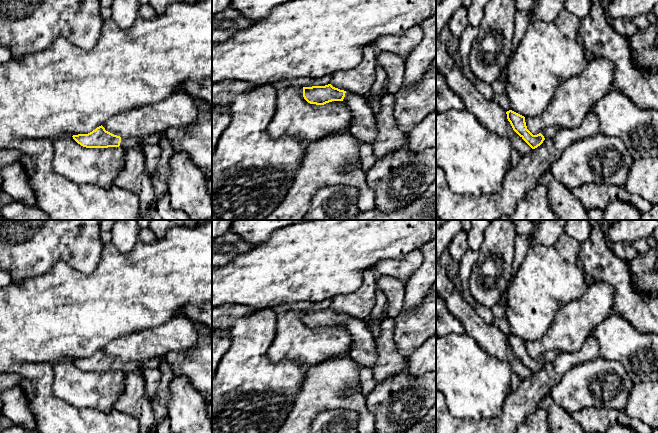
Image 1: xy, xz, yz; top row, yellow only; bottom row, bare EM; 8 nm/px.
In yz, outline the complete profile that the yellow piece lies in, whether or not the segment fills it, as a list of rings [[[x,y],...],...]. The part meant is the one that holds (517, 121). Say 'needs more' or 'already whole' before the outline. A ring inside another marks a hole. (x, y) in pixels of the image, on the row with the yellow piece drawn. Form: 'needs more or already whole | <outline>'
needs more | [[[509,110],[506,112],[507,119],[513,130],[532,148],[540,146],[545,139],[552,138],[560,129],[558,126],[547,127],[537,135],[533,135],[526,126],[525,117]]]

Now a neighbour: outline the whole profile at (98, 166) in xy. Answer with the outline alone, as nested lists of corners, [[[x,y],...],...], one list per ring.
[[[72,136],[54,138],[52,142],[52,168],[56,173],[77,184],[115,186],[114,180],[125,164],[123,147],[86,148]]]

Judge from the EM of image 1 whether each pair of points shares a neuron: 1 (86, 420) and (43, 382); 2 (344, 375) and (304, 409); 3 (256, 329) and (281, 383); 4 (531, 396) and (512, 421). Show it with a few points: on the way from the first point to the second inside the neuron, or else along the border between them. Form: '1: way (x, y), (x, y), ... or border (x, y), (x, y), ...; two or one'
1: way (73, 420), (70, 420), (45, 395); one
2: way (334, 383), (328, 385), (314, 399); one
3: way (256, 342), (256, 358), (268, 370); one
4: way (525, 402), (512, 415); one

